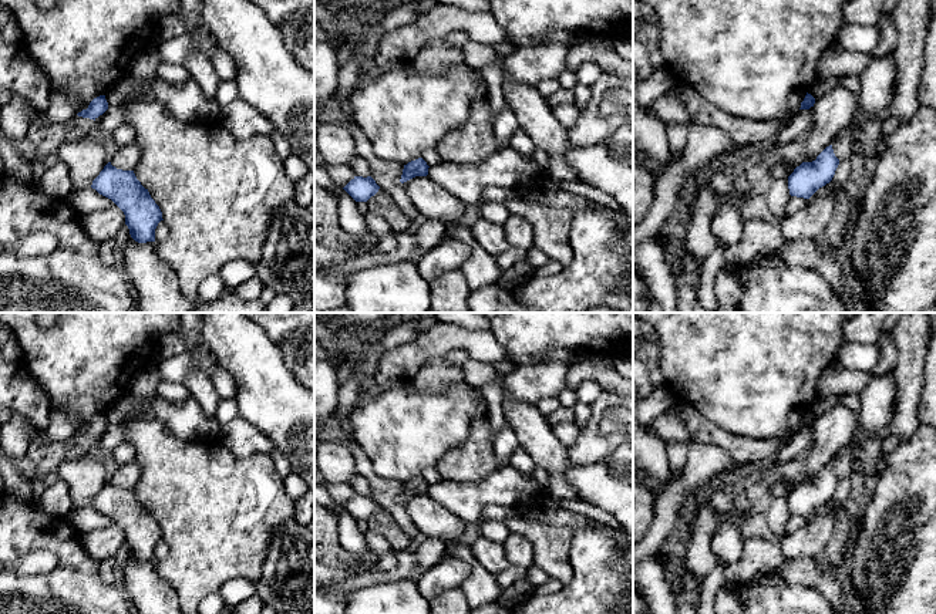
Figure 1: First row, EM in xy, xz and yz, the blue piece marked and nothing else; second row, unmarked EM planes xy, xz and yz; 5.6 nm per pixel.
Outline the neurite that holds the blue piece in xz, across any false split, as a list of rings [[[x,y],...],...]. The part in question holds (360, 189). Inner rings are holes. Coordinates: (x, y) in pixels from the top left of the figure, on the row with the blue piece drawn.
[[[354,176],[344,188],[343,188],[356,202],[367,202],[371,196],[374,196],[380,186],[371,176]]]

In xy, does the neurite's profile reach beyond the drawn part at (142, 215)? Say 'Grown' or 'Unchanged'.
Unchanged

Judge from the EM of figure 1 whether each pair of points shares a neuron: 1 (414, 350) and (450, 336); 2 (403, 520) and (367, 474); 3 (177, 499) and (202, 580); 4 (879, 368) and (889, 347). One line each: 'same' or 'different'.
1: same
2: same
3: same
4: same

